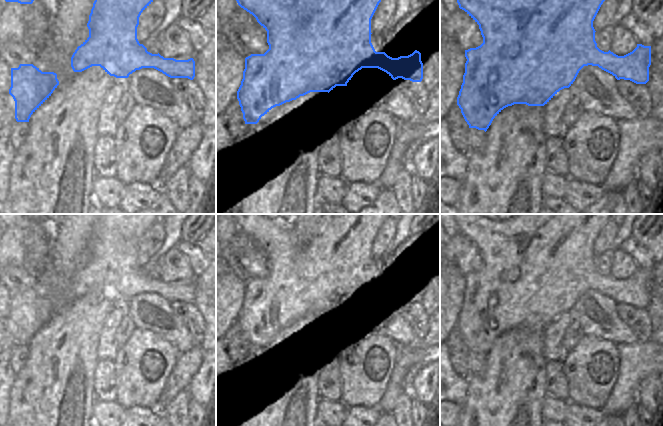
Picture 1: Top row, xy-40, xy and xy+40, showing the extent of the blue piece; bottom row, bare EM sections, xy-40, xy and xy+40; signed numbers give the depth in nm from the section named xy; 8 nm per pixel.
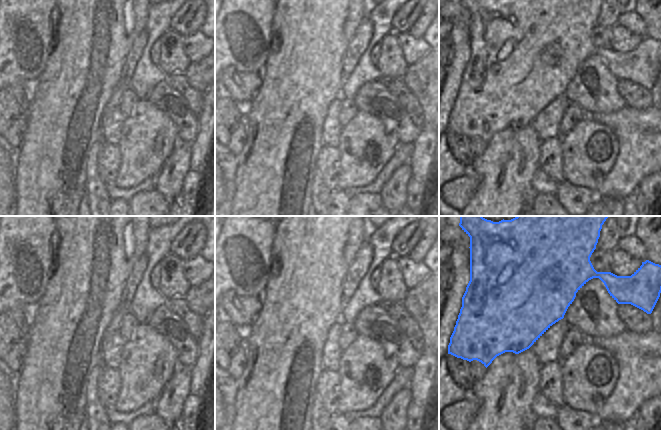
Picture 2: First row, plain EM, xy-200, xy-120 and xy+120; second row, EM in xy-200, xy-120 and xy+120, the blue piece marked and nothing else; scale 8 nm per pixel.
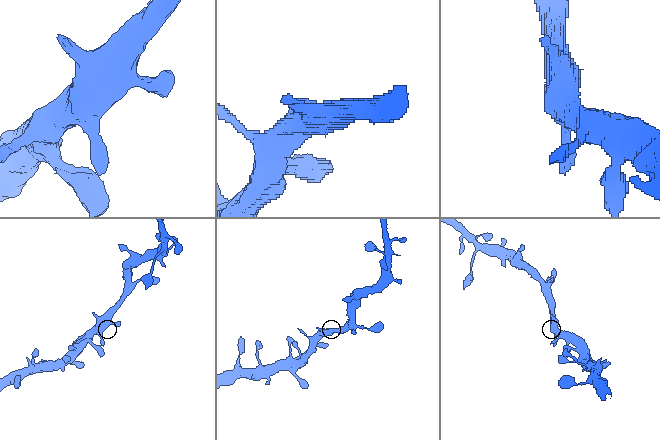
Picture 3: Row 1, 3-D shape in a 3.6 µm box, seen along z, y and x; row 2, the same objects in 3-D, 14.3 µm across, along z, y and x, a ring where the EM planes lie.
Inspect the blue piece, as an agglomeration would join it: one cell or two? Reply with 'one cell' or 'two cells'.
one cell

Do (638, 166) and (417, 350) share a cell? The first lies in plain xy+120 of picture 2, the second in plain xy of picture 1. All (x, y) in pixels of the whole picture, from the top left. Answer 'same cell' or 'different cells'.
same cell

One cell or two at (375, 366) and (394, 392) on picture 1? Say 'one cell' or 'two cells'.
two cells

